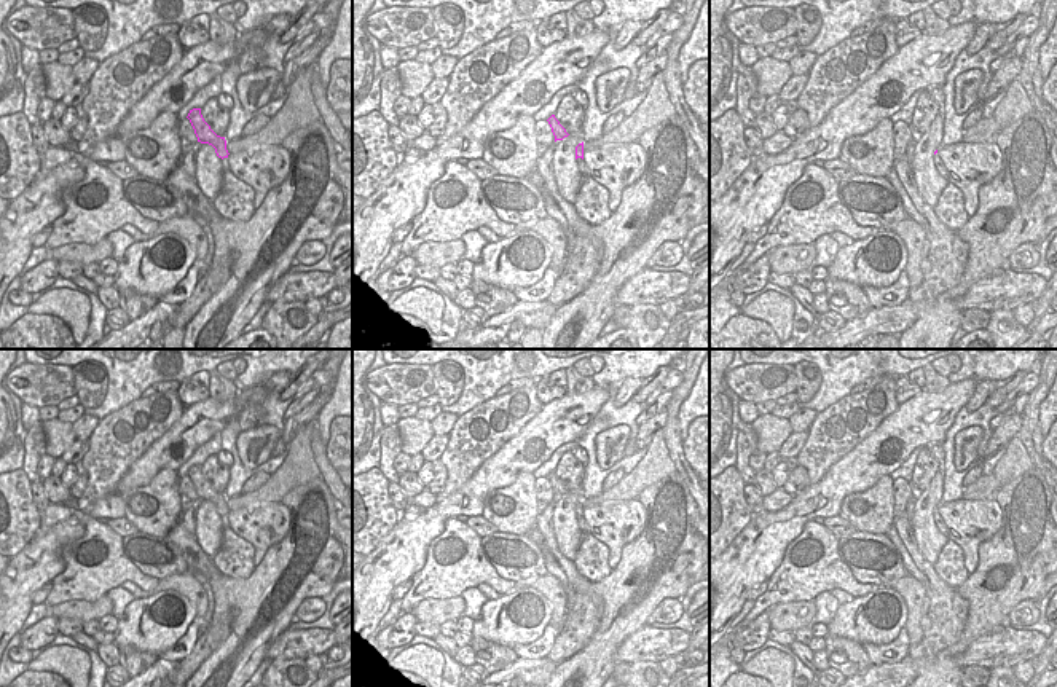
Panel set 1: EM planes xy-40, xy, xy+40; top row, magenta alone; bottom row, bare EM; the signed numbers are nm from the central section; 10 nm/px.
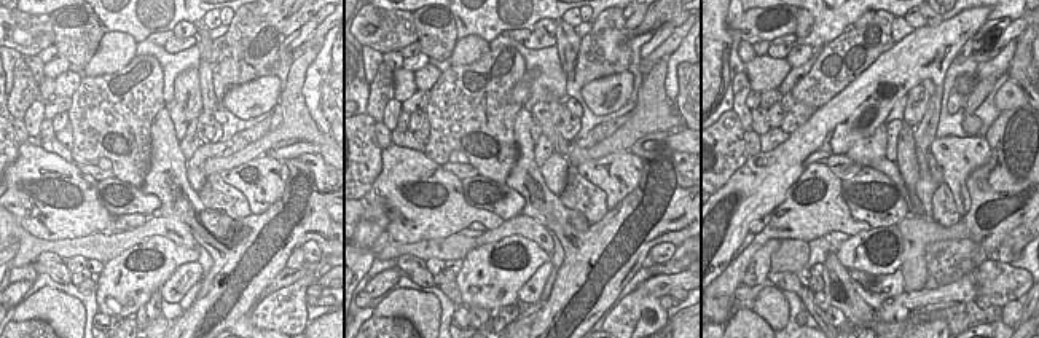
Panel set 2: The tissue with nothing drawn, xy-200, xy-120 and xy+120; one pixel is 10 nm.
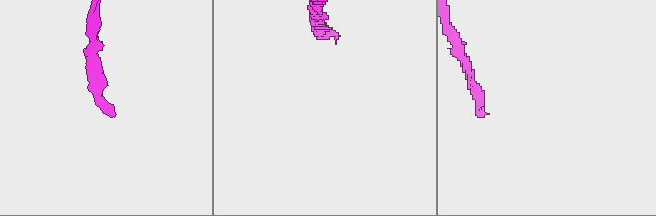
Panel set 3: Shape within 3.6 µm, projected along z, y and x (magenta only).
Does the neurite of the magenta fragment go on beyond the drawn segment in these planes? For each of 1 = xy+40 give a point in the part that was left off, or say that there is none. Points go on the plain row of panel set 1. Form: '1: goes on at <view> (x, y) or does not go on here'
1: does not go on here

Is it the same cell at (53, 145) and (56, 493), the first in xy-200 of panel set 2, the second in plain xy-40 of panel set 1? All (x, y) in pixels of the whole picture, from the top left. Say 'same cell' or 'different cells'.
same cell

